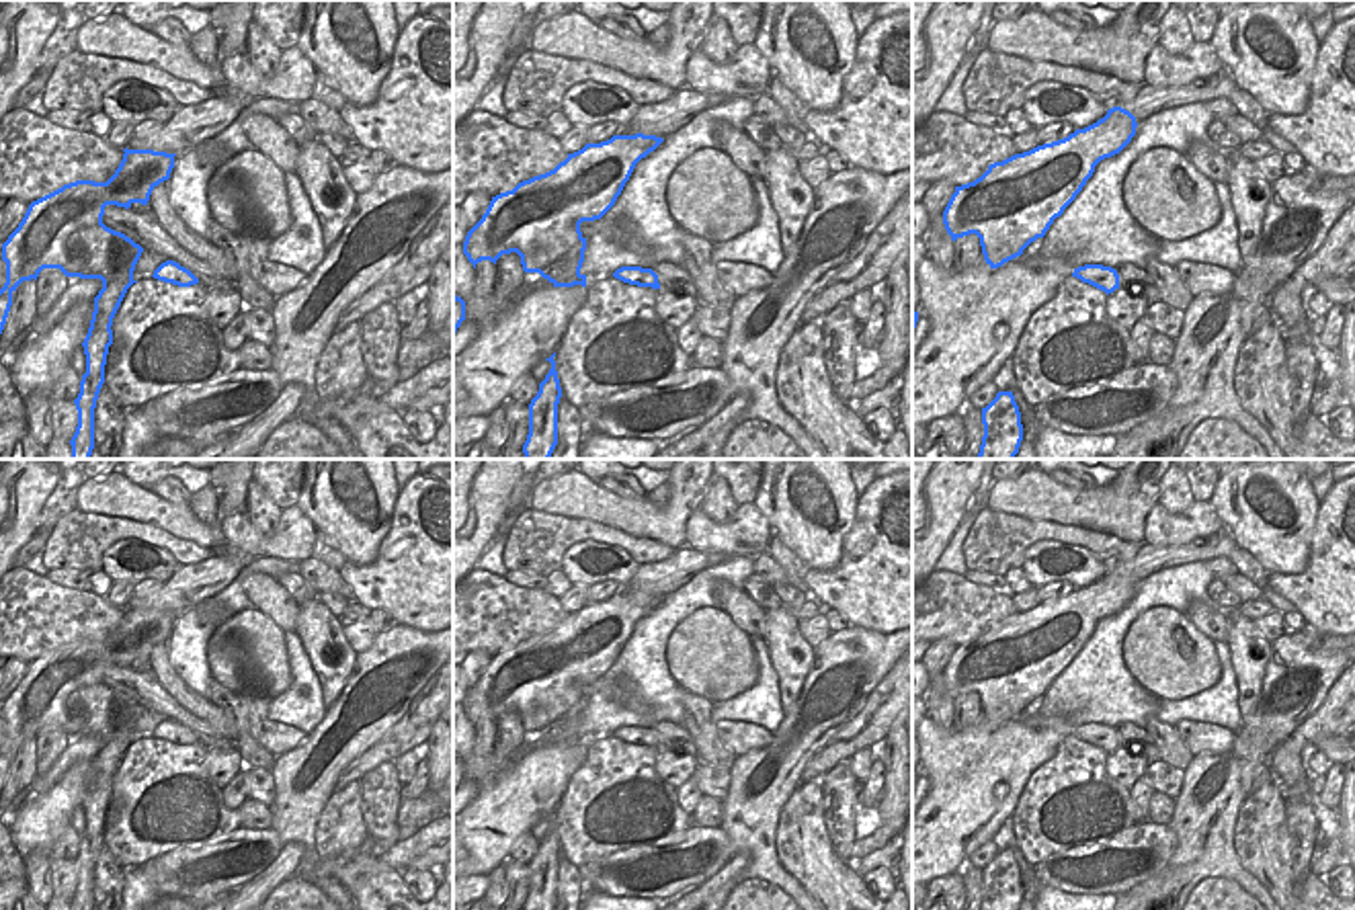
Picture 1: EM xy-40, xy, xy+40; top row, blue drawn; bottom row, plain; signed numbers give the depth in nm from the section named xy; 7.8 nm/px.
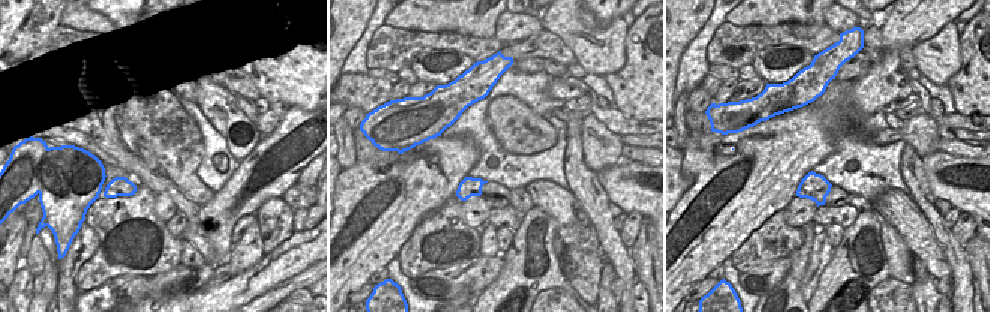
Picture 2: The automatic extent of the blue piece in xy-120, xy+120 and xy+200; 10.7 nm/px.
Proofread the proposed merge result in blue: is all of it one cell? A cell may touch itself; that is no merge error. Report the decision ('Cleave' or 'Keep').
Cleave.

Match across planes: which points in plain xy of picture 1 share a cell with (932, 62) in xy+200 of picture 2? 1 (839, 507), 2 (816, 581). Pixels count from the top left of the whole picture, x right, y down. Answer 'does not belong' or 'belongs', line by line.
1: belongs
2: does not belong

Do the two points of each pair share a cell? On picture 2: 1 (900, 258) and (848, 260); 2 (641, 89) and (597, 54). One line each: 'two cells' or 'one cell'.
1: two cells
2: two cells

